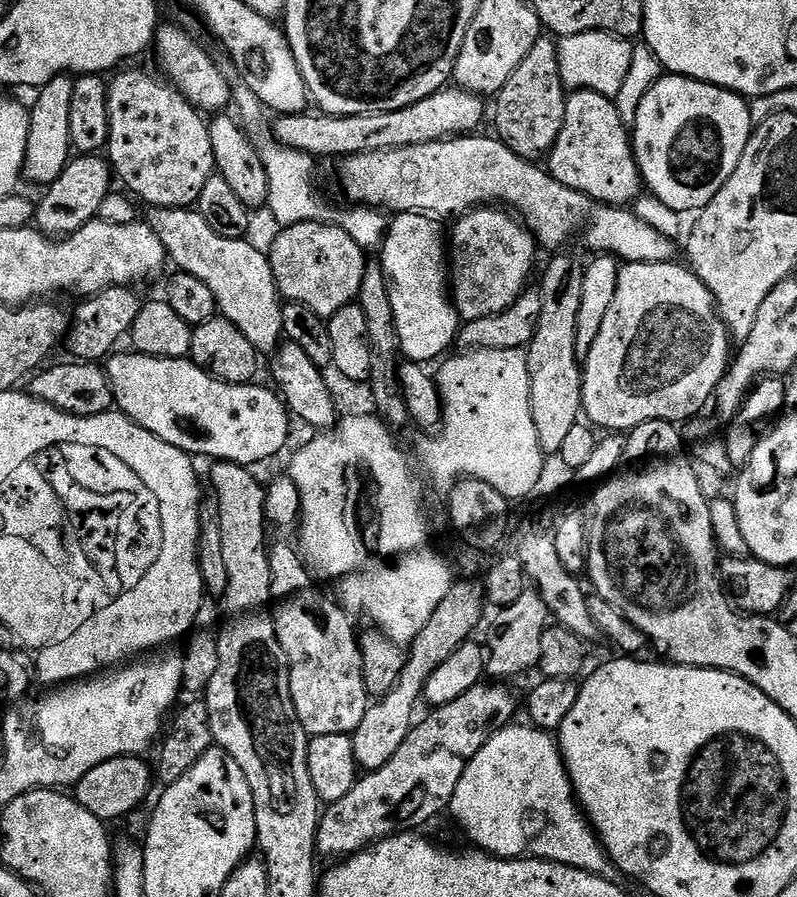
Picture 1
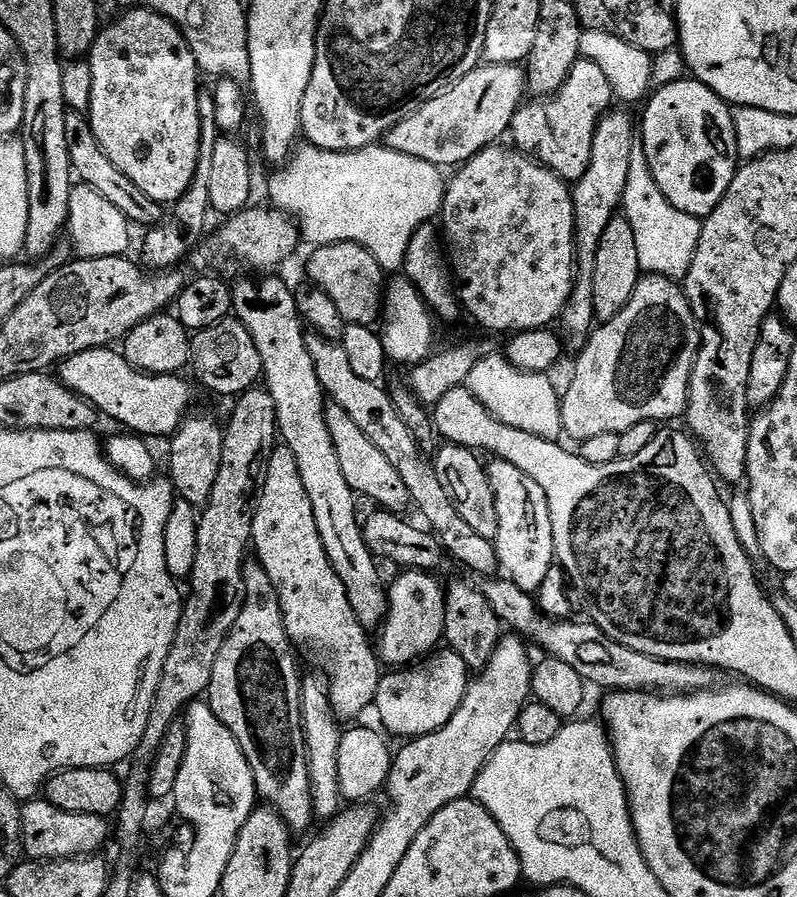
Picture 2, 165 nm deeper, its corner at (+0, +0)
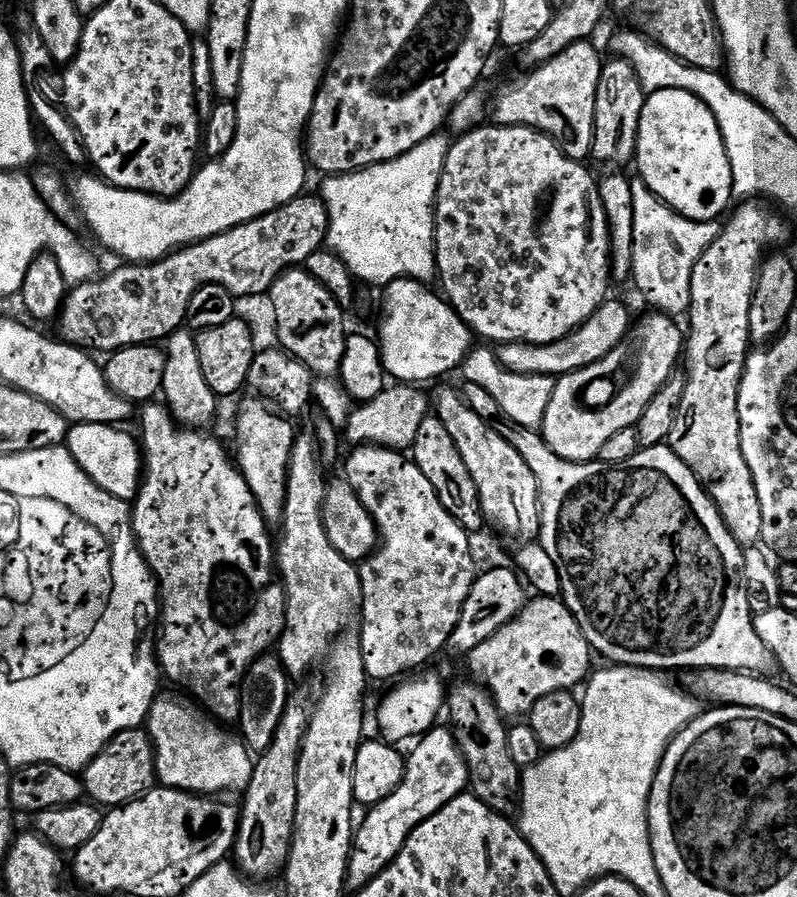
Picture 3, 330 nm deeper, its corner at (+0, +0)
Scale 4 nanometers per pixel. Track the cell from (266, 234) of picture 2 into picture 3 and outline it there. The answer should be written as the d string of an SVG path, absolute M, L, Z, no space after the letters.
M301 194L295 200L286 202L281 208L274 209L270 214L262 214L258 218L254 218L250 222L246 222L237 228L226 230L222 234L218 234L214 238L206 238L197 244L189 244L188 247L179 249L172 253L171 256L165 256L163 260L155 261L151 264L133 264L131 262L125 263L124 268L116 268L109 276L101 275L95 280L86 280L82 284L75 285L64 297L64 307L60 310L58 317L58 325L60 324L59 339L66 344L73 344L76 348L85 350L93 350L97 348L98 351L104 352L103 354L111 354L117 352L119 348L129 348L135 344L156 344L157 342L164 342L168 339L172 332L178 331L185 327L188 319L188 307L190 306L190 298L194 298L194 294L198 294L198 290L202 286L210 286L217 284L223 288L229 288L232 291L233 297L241 298L240 296L260 296L269 291L272 283L288 269L297 266L303 266L306 258L310 258L310 254L314 254L319 248L325 247L328 239L328 208L324 205L323 199L319 195Z

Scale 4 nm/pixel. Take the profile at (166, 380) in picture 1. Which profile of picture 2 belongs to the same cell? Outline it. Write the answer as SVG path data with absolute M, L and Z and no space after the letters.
M112 346L74 354L59 365L58 378L74 394L91 402L97 413L104 415L105 412L110 419L120 423L121 429L145 438L171 437L184 423L190 412L188 407L192 404L192 388L186 381L180 380L184 378L140 372L126 362L123 351Z

